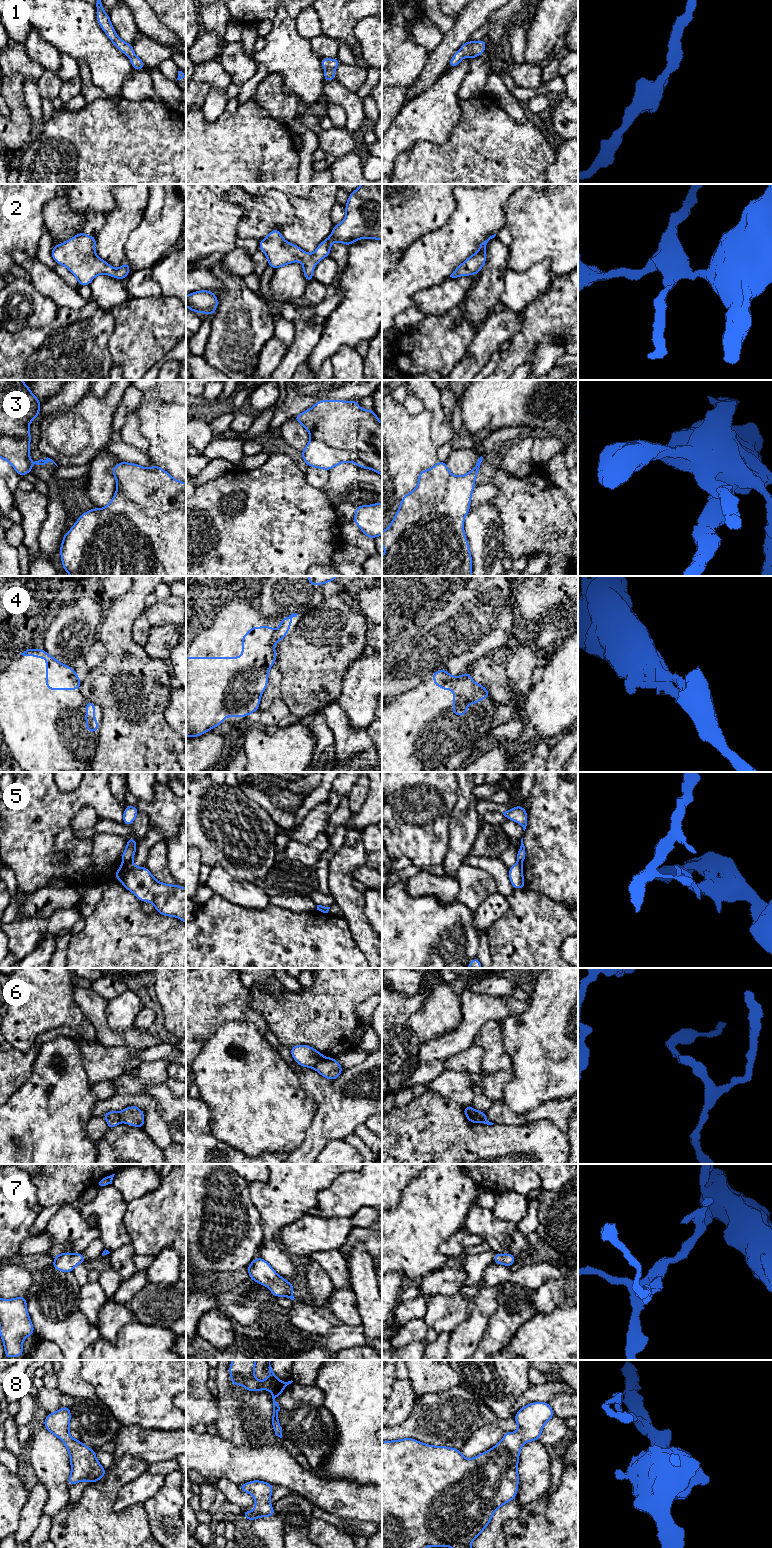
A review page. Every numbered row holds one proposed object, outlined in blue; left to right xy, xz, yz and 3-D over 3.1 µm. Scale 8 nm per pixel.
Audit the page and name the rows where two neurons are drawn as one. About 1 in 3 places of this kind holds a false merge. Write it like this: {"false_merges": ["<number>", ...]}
{"false_merges": ["3", "4", "5", "6"]}

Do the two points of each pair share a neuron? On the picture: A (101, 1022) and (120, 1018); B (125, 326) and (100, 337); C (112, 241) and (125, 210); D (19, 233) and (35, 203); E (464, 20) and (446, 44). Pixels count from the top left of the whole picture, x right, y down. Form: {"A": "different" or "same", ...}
{"A": "different", "B": "different", "C": "same", "D": "same", "E": "same"}

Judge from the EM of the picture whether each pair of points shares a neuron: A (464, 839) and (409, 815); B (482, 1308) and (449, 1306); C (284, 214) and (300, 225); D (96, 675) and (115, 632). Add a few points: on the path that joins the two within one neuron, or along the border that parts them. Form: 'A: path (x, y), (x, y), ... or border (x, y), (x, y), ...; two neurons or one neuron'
A: border (453, 809), (449, 826), (449, 850), (446, 855); two neurons
B: border (469, 1300), (466, 1318), (456, 1328); two neurons
C: border (290, 198), (293, 219), (279, 230); two neurons
D: path (107, 664), (115, 656), (115, 643); one neuron

